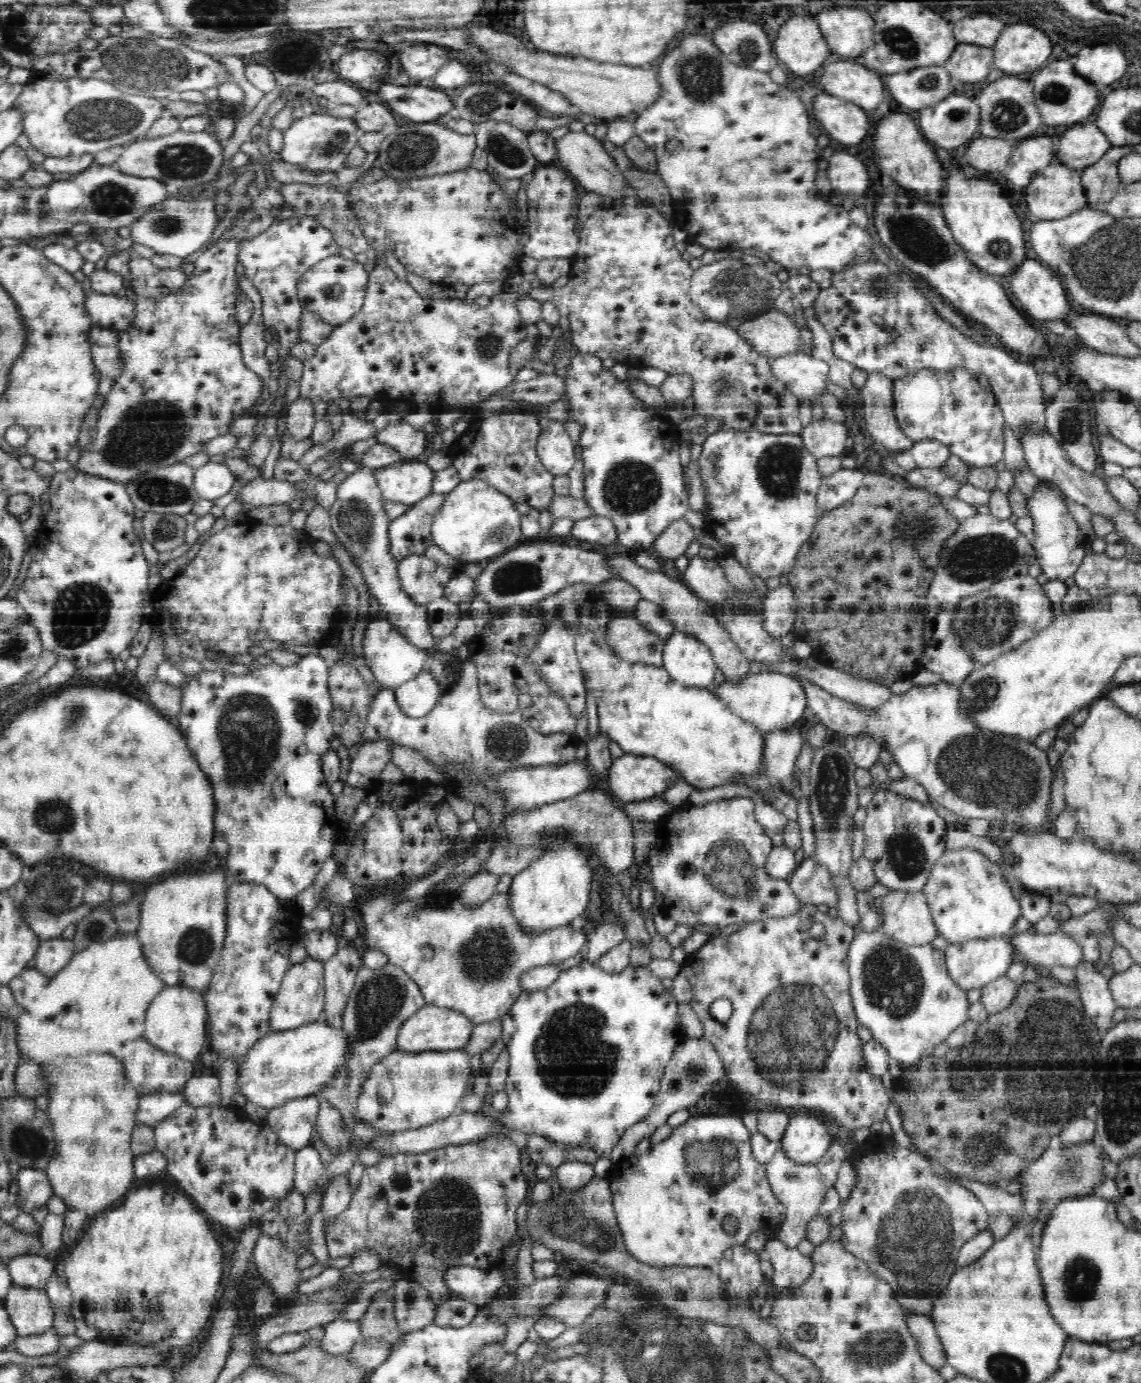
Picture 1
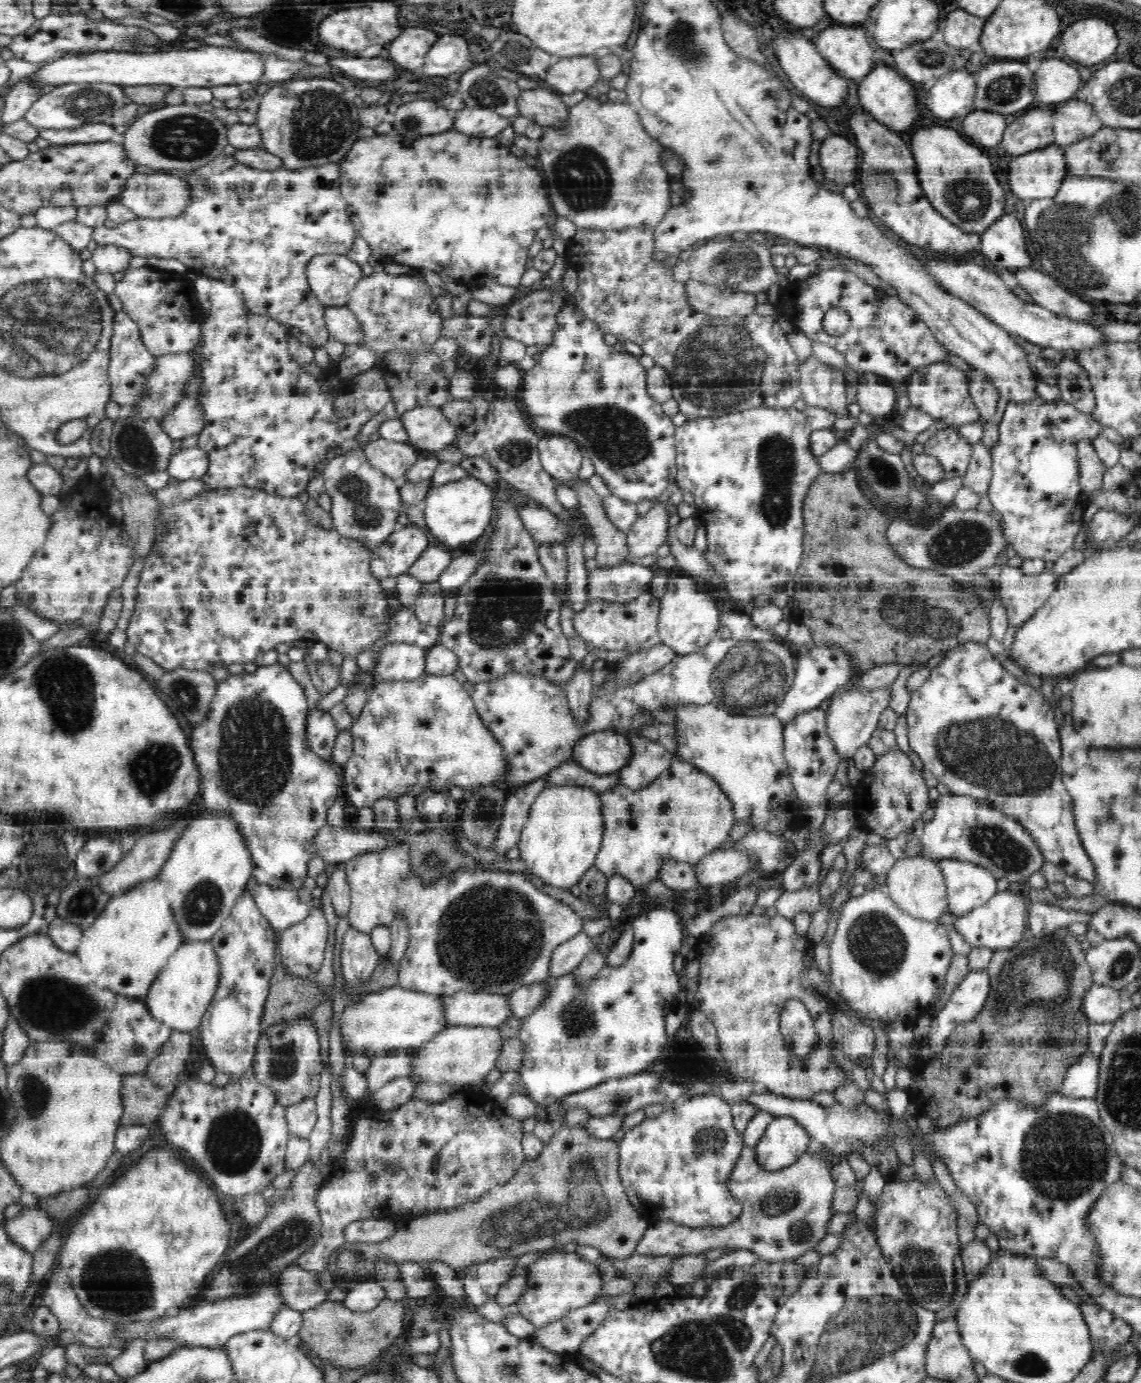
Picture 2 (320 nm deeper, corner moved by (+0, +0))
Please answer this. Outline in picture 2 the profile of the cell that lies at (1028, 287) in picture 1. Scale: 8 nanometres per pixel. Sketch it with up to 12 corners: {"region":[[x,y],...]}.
{"region":[[1004,214],[980,236],[982,256],[1006,272],[1034,268],[1022,224]]}

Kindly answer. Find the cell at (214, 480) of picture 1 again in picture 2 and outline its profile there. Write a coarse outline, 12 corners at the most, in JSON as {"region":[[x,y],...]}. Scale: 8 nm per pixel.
{"region":[[182,448],[167,472],[179,481],[199,479],[208,470],[207,452]]}

